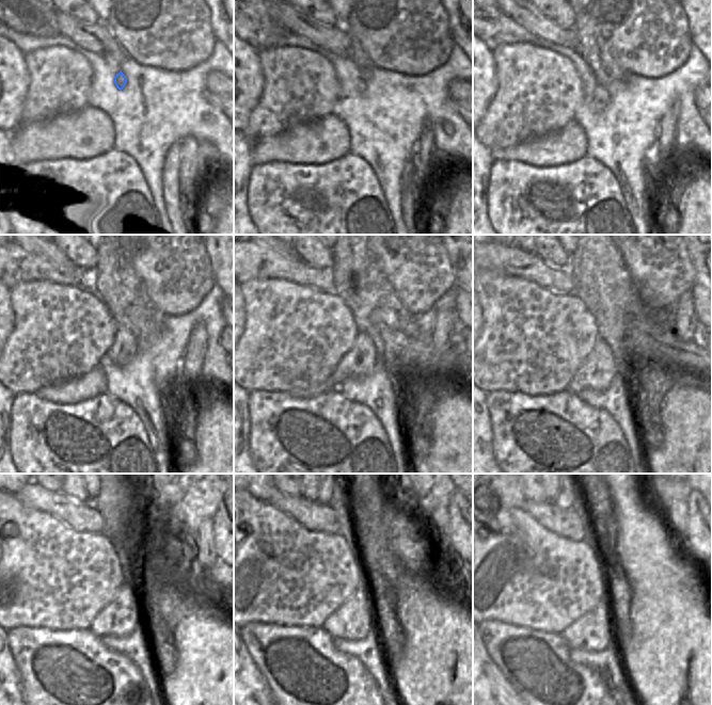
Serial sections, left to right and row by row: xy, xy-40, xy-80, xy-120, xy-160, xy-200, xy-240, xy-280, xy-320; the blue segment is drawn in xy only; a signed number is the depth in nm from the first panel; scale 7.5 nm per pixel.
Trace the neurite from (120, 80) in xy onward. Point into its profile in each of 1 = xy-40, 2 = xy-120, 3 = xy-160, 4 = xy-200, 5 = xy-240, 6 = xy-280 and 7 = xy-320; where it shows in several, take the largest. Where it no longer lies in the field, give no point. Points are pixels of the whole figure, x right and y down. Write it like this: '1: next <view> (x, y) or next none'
1: next xy-40 (361, 84)
2: next xy-120 (123, 350)
3: next xy-160 (359, 363)
4: next xy-200 (597, 371)
5: next xy-240 (117, 618)
6: next xy-280 (351, 622)
7: next xy-320 (589, 633)

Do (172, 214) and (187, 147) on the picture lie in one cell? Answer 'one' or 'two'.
one

